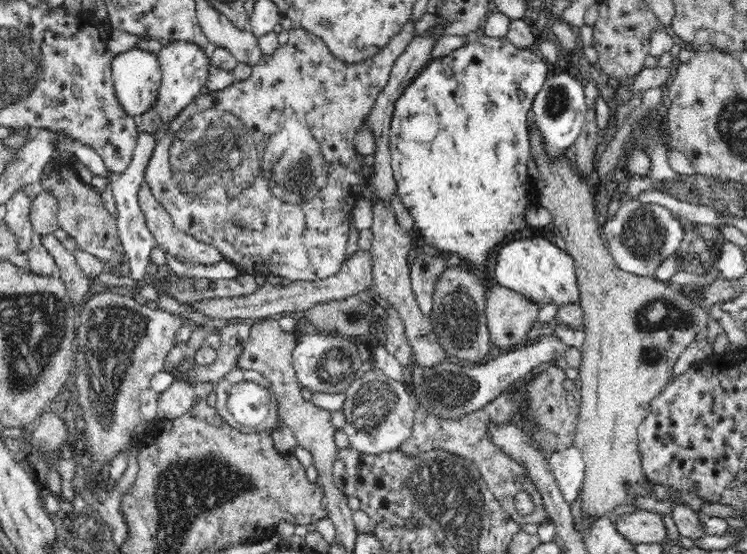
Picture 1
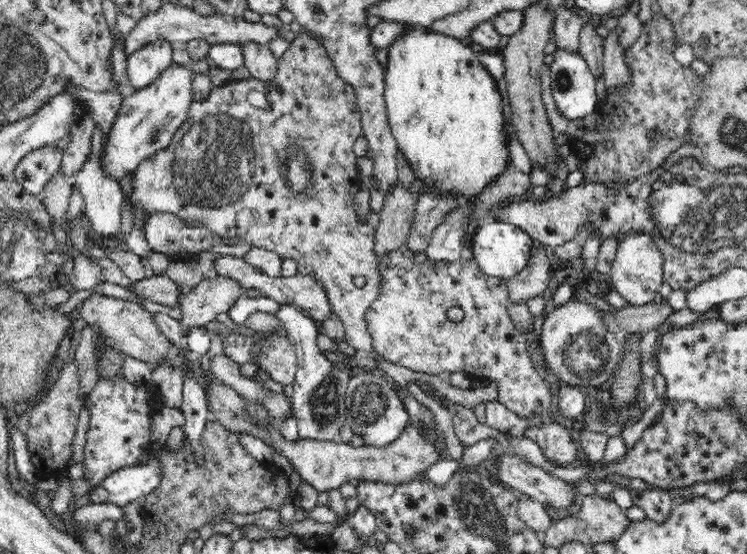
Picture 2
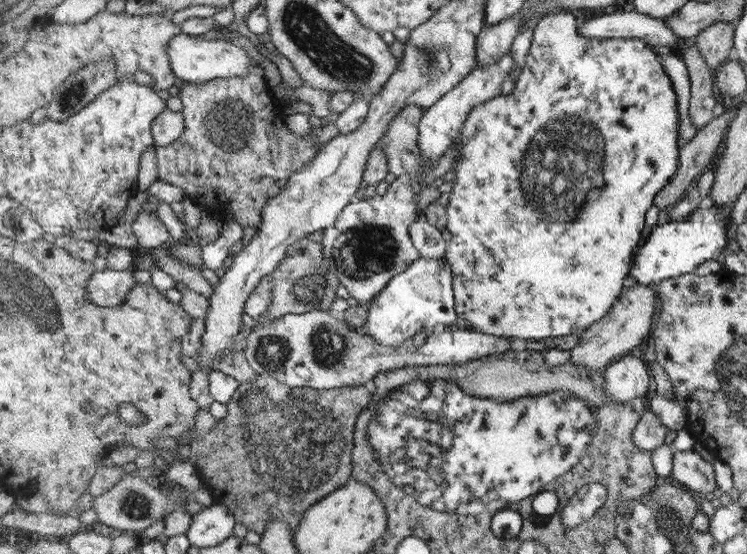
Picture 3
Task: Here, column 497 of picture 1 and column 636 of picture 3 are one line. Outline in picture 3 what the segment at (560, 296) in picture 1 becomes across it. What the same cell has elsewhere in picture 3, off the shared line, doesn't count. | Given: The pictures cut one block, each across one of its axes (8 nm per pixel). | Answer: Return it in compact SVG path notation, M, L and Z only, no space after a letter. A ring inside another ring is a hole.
M704 205L686 215L681 221L671 220L656 226L642 248L633 256L633 269L630 272L629 284L648 285L661 283L686 274L695 274L696 269L705 261L717 259L726 252L730 237L731 208L724 205Z

